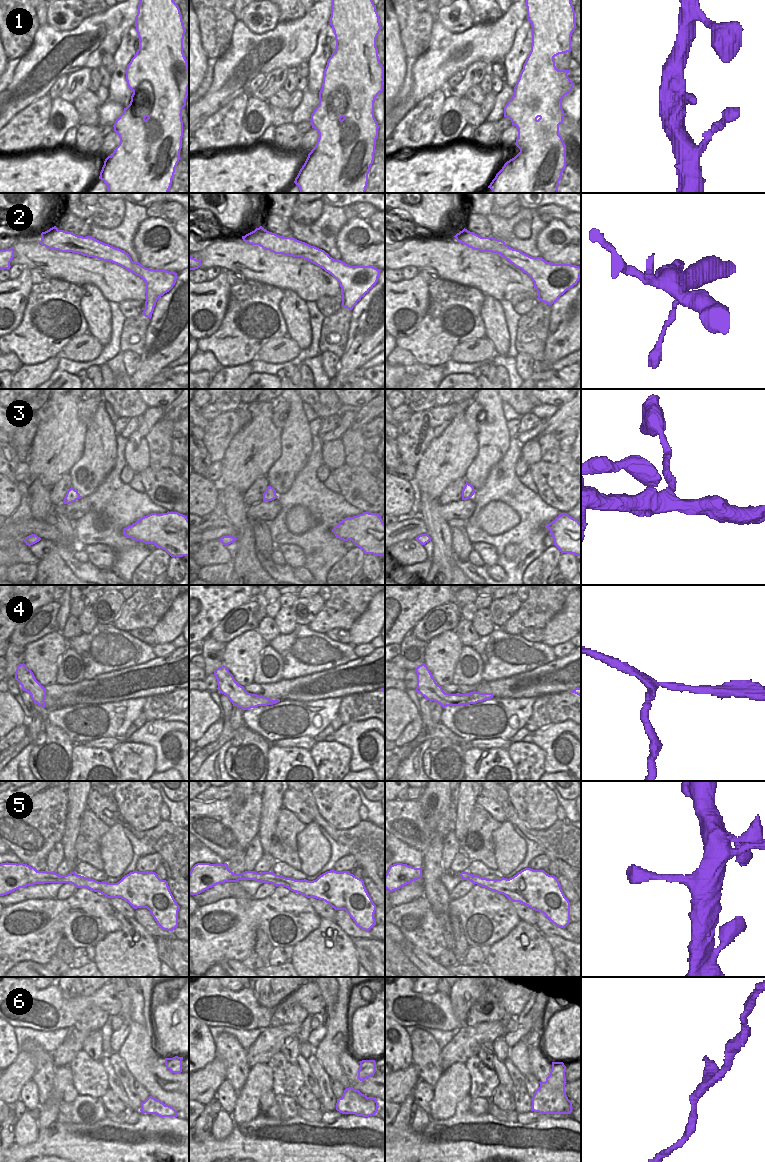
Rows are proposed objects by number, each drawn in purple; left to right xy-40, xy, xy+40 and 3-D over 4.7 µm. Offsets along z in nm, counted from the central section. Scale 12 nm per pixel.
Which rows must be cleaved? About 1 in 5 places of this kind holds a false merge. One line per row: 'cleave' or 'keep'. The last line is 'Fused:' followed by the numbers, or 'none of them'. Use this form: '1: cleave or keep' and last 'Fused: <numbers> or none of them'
1: keep
2: keep
3: keep
4: cleave
5: keep
6: cleave
Fused: 4, 6

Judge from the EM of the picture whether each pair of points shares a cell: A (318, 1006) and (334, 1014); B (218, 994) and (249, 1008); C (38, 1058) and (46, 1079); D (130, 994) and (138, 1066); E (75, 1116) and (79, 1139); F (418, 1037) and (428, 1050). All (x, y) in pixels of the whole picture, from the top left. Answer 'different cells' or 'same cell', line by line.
A: different cells
B: same cell
C: same cell
D: same cell
E: different cells
F: same cell

